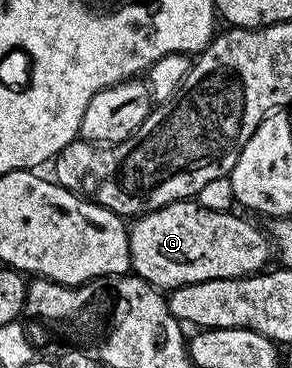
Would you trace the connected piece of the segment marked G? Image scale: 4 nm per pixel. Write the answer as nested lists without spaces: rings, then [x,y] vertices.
[[[194,199],[178,200],[143,213],[127,233],[131,272],[156,290],[170,290],[197,282],[254,276],[264,271],[268,267],[267,259],[273,256],[268,233],[235,215],[234,211],[203,208]]]

